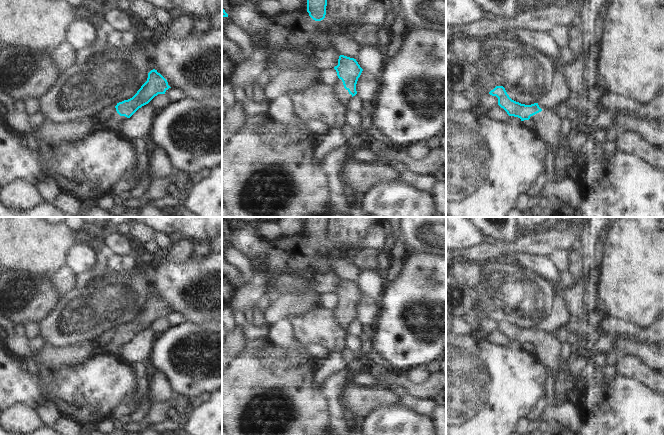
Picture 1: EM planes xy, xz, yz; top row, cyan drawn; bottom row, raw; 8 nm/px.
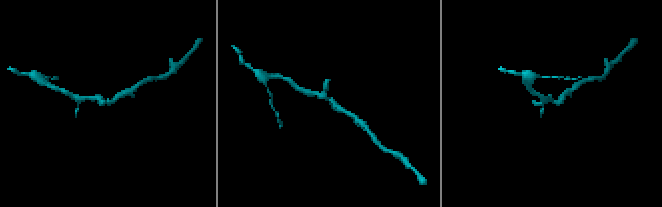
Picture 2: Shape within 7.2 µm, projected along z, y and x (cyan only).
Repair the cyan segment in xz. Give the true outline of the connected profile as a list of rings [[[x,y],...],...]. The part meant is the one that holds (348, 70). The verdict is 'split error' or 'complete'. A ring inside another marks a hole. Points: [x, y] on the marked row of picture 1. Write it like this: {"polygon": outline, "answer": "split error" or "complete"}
{"polygon": [[[340,55],[338,65],[334,67],[339,78],[333,87],[337,100],[343,107],[347,107],[350,99],[357,94],[356,84],[363,69],[356,59]]], "answer": "split error"}

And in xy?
{"polygon": [[[153,69],[148,73],[147,81],[130,99],[117,103],[116,110],[105,126],[117,130],[118,123],[130,118],[139,108],[148,104],[158,94],[165,94],[171,88],[167,80]]], "answer": "split error"}

